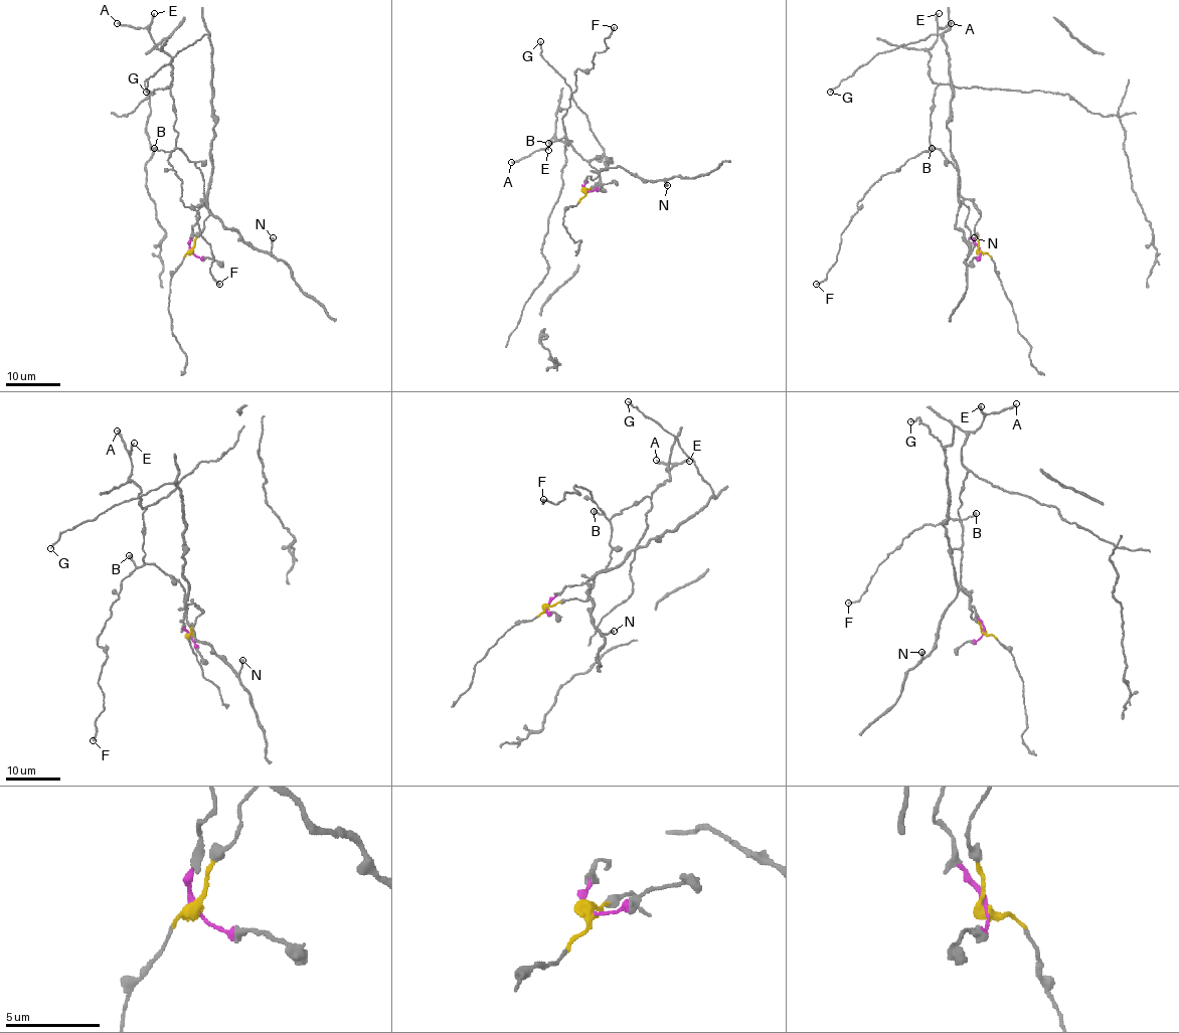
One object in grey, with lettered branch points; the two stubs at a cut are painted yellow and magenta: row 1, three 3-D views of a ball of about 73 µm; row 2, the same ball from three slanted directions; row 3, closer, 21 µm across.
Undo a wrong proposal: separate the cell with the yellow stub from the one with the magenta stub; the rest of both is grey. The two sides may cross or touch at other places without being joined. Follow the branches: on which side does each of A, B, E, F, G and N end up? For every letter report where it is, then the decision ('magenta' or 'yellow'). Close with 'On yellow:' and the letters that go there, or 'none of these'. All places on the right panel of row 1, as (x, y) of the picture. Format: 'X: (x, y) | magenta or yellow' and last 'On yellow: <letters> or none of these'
A: (951, 23) | yellow
B: (932, 148) | yellow
E: (939, 13) | yellow
F: (816, 284) | yellow
G: (830, 92) | magenta
N: (974, 237) | magenta
On yellow: A, B, E, F

